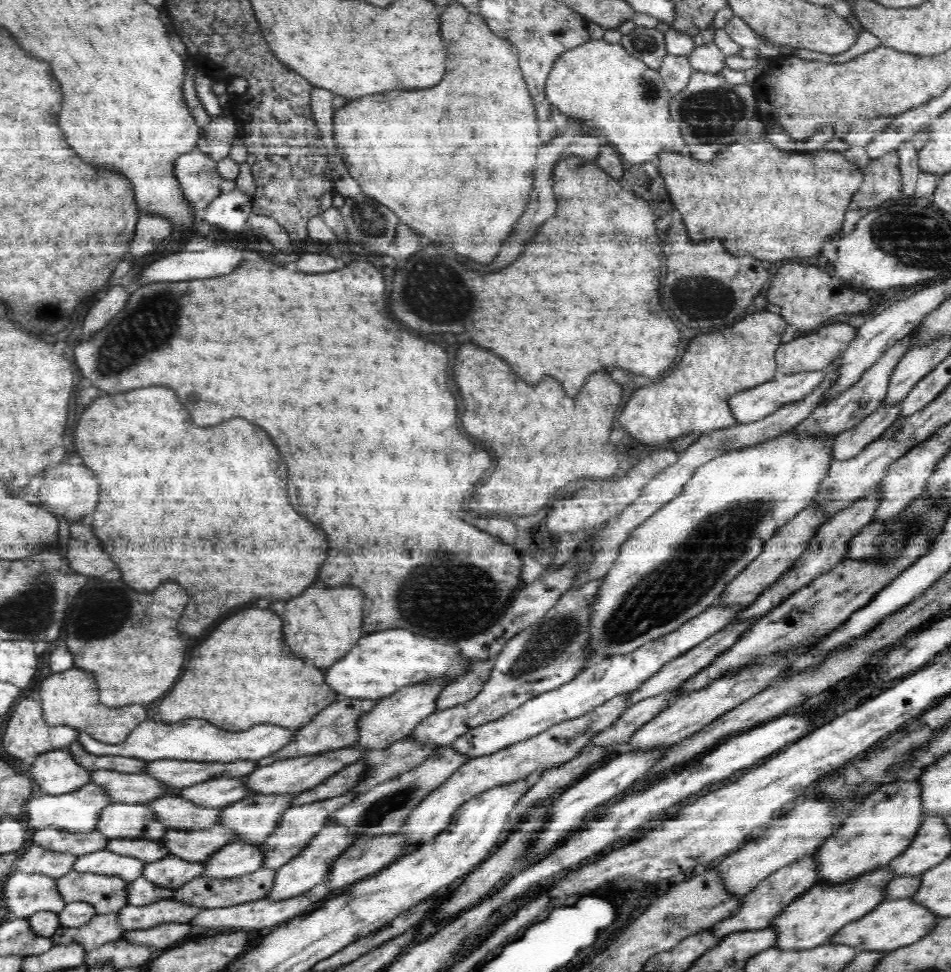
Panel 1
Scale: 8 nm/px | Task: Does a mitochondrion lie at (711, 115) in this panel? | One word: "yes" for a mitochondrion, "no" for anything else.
yes

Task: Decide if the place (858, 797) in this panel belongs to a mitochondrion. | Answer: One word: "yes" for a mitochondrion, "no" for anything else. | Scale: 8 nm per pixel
no

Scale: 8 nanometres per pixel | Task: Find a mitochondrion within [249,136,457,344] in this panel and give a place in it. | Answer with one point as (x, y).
(370, 223)

